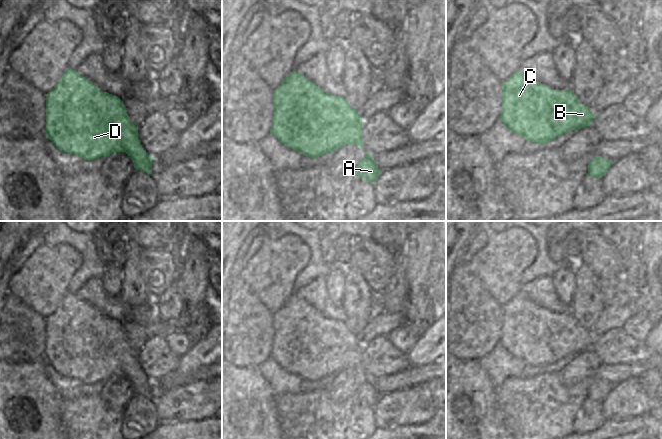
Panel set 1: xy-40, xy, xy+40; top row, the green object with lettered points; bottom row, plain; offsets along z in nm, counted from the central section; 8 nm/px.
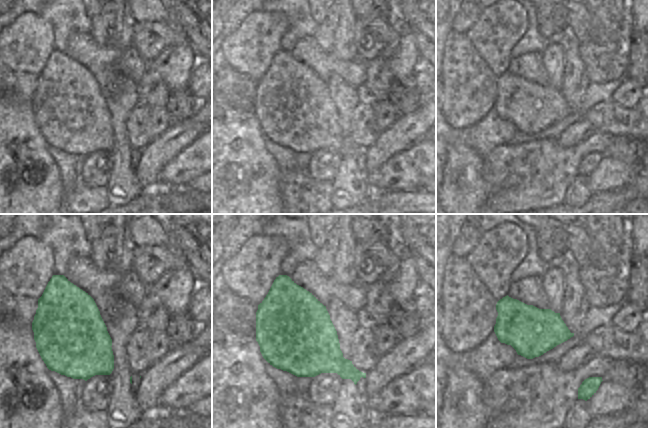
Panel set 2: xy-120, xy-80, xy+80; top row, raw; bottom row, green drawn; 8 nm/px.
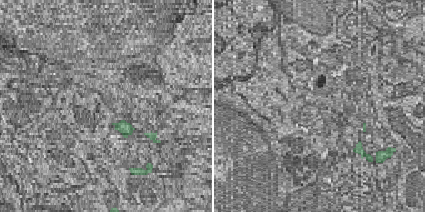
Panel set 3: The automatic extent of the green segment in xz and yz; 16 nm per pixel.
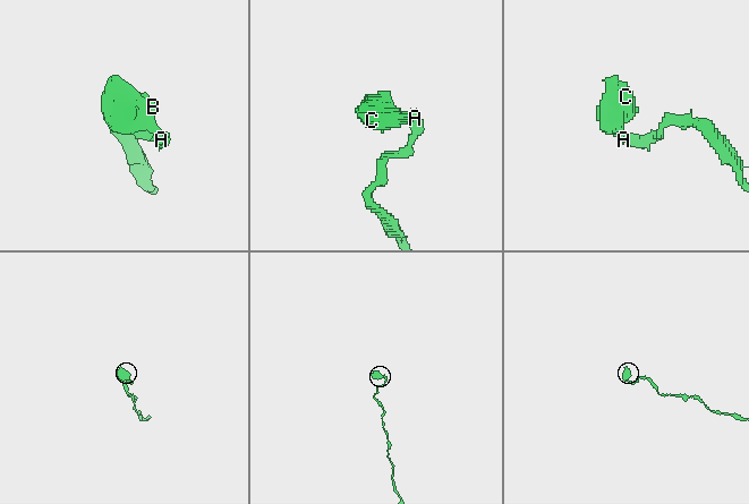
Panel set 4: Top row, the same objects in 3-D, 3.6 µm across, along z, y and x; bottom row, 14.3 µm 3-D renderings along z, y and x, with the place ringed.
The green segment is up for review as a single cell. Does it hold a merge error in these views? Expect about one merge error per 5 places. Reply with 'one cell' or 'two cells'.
one cell

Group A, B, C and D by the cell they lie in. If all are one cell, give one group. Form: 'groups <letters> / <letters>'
groups A B C D

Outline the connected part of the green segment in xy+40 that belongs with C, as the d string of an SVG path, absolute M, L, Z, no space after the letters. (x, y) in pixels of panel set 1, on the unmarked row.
M518 294L502 306L500 344L512 356L531 366L545 368L571 354L590 350L594 342L590 332L585 330L570 312L555 314Z

